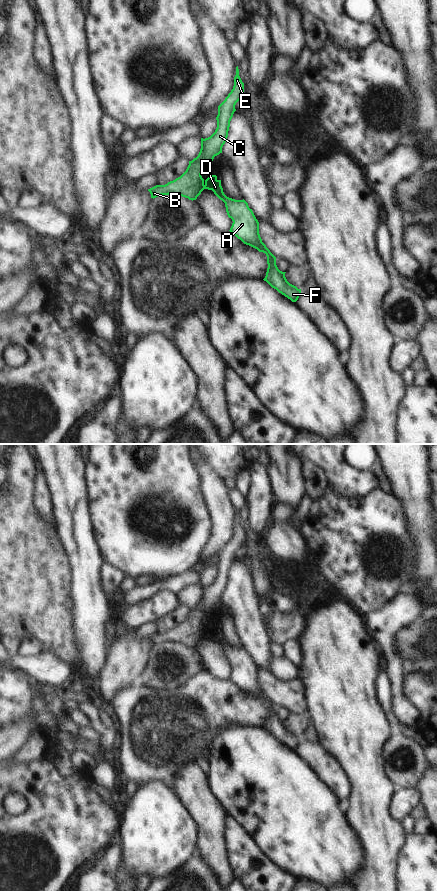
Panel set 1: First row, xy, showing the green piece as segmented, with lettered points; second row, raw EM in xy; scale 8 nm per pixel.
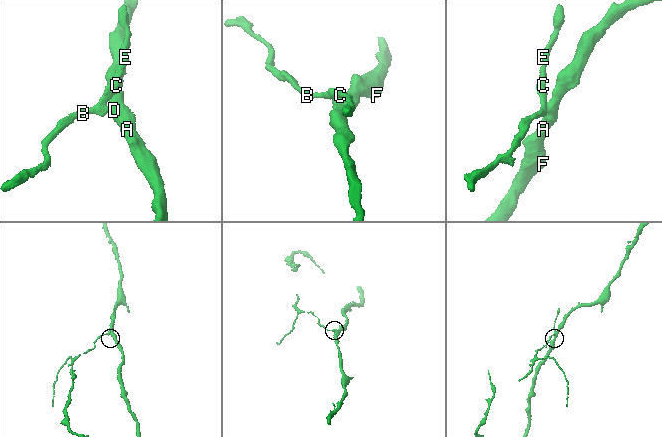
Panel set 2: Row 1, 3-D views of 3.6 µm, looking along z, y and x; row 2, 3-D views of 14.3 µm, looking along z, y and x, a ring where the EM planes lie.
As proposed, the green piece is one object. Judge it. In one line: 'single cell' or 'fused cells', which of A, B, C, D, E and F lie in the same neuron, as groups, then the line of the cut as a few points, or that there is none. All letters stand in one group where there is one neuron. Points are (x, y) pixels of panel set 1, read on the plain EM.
fused cells; A D F / B C E; cut in xy along (204, 633), (206, 636)

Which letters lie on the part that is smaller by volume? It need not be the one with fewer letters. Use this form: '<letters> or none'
B, C, E

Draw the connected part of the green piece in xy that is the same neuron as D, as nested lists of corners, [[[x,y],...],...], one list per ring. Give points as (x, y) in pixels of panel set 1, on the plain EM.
[[[211,623],[205,628],[205,636],[212,638],[225,651],[227,663],[233,669],[229,679],[244,692],[266,702],[268,716],[263,728],[292,750],[296,750],[301,743],[301,737],[290,732],[285,725],[286,720],[278,717],[276,705],[262,690],[259,682],[259,670],[248,651],[244,647],[235,648],[227,645],[223,640],[221,628],[218,628],[216,623]]]

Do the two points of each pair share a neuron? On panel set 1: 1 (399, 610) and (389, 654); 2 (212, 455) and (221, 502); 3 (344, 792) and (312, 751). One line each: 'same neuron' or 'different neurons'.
1: same neuron
2: different neurons
3: same neuron

